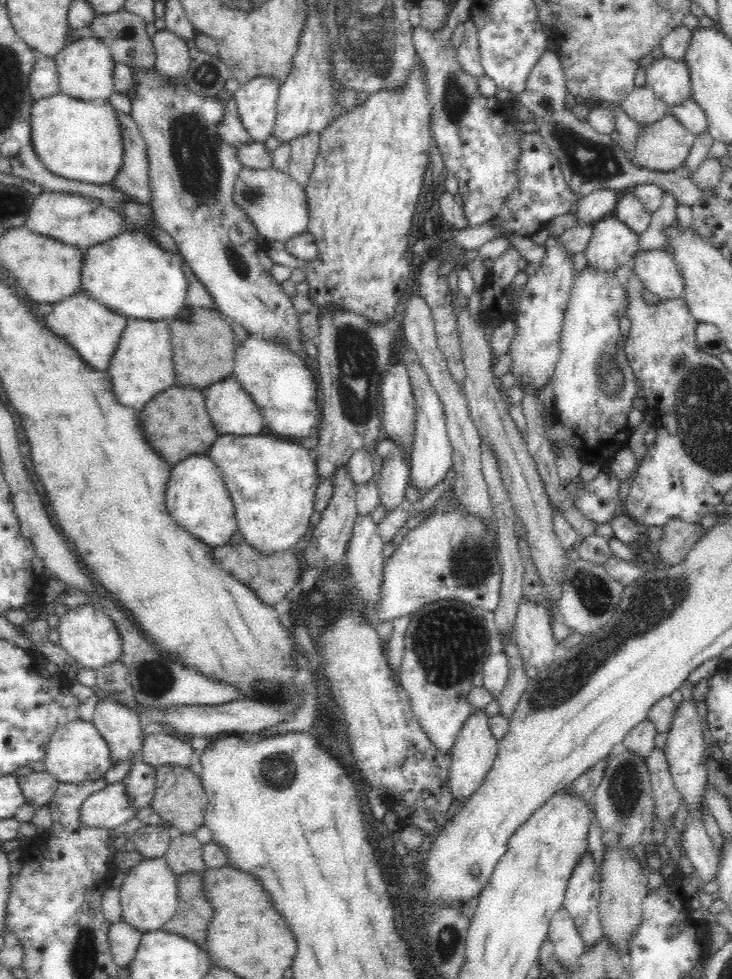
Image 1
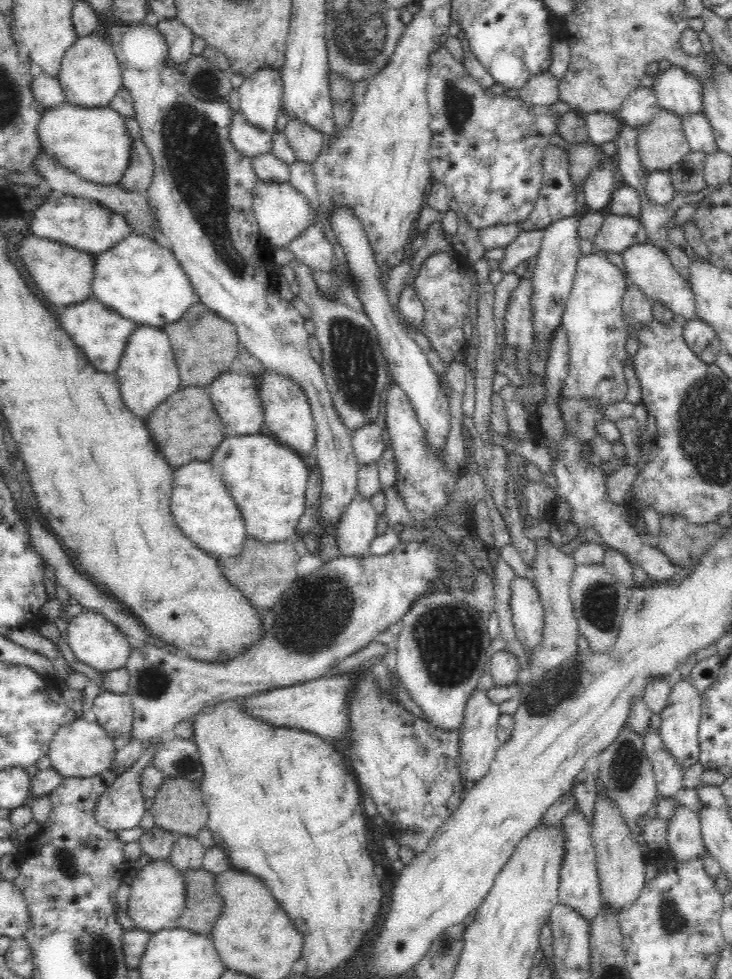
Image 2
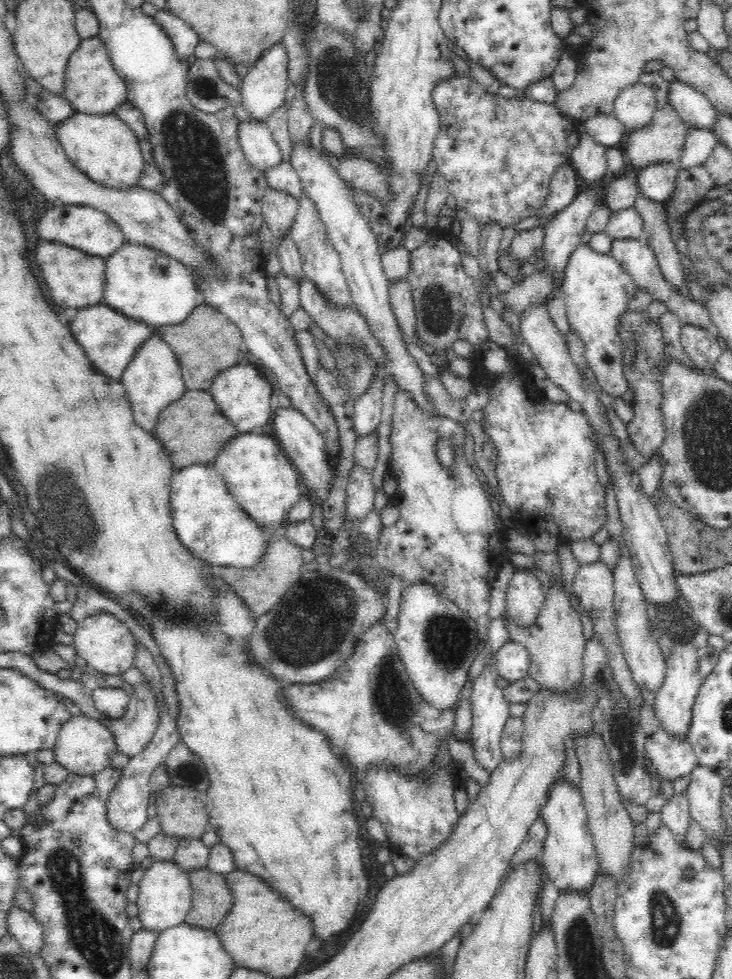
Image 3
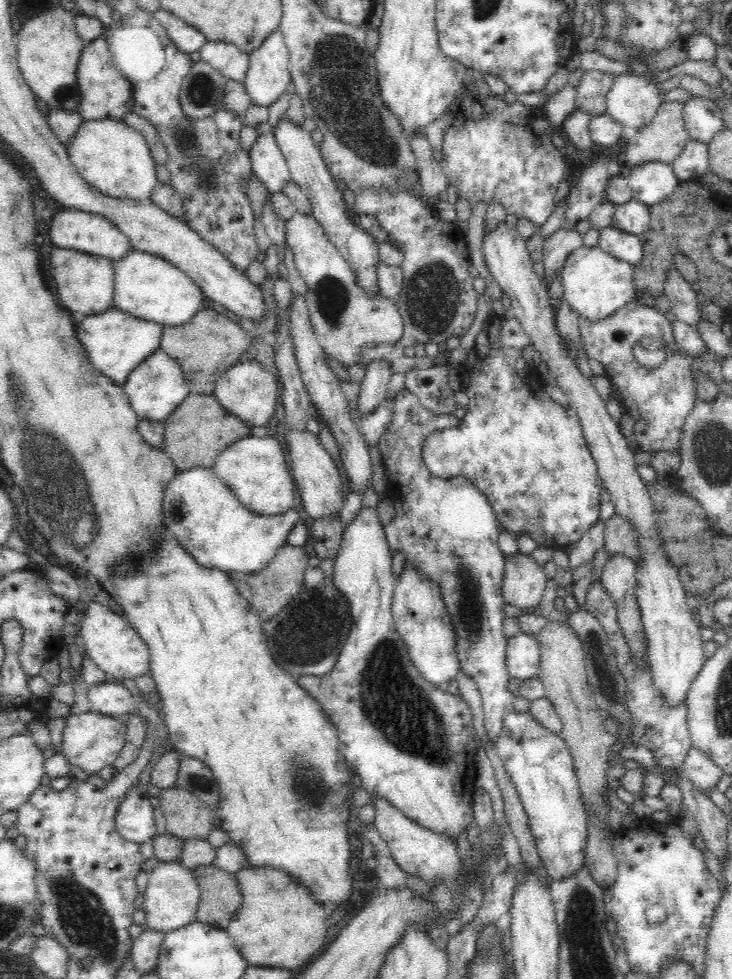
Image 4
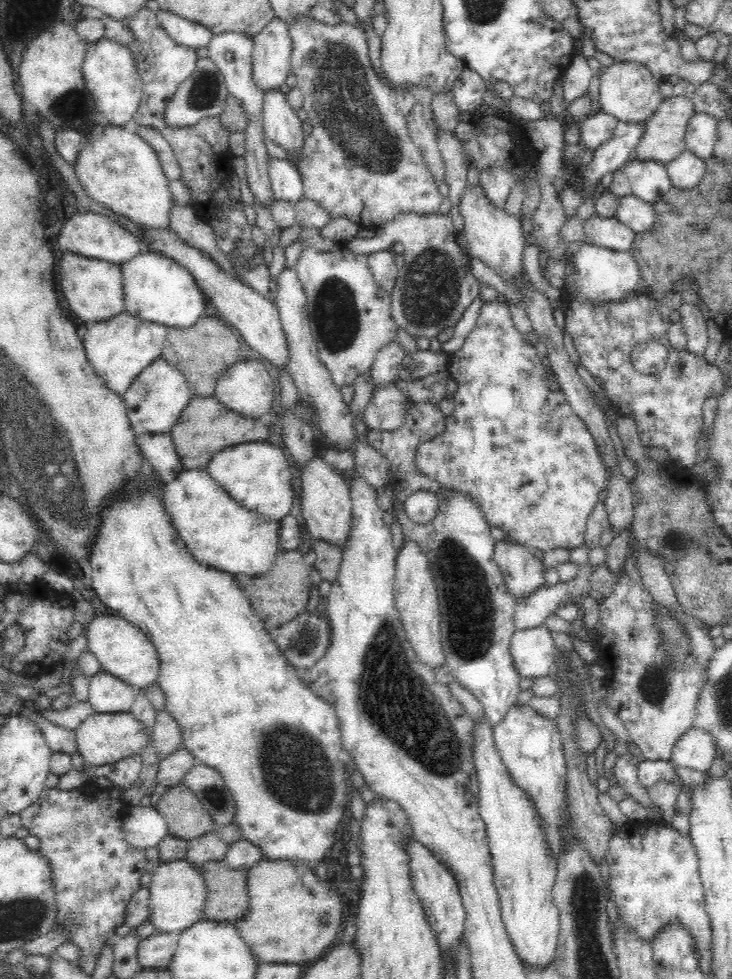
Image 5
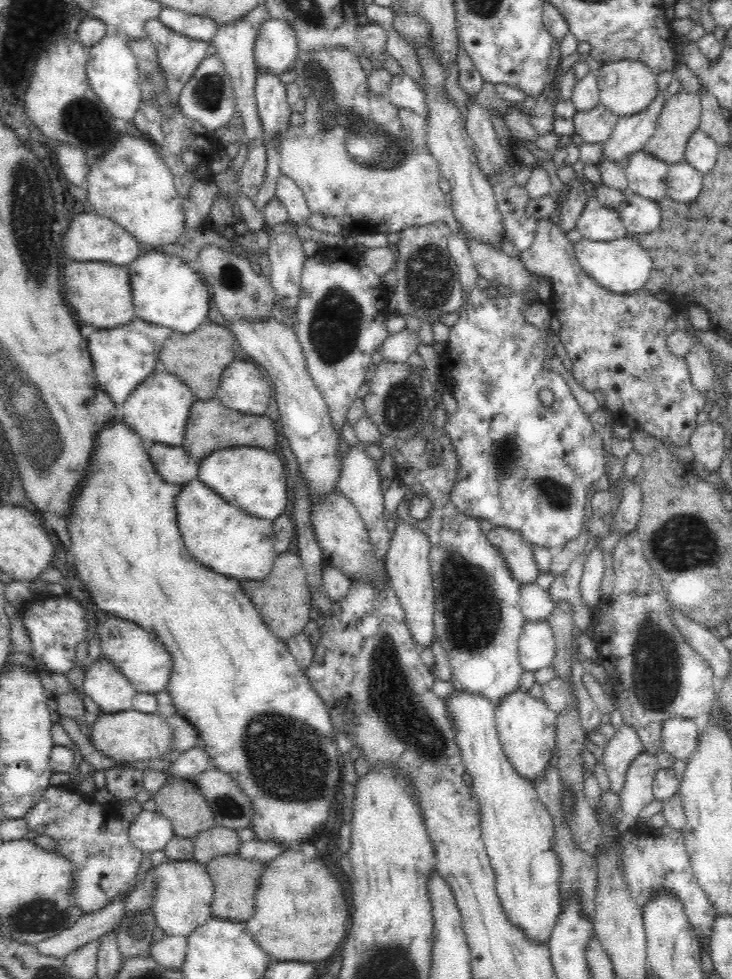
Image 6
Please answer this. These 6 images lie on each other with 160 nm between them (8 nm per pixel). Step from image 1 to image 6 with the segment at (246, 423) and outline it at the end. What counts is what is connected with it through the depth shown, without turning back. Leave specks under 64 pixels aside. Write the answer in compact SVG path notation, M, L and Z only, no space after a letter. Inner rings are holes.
M232 360L221 374L216 398L238 412L262 415L270 404L266 373L254 362Z

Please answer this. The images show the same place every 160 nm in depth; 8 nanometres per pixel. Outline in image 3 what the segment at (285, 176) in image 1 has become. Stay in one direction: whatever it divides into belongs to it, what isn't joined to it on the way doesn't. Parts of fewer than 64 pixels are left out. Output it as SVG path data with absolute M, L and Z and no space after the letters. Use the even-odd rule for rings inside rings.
M269 190L264 194L262 201L263 221L266 226L270 228L274 235L273 244L278 245L280 236L287 234L290 230L290 224L296 210L298 208L299 200L293 198L290 194L280 192L280 190Z

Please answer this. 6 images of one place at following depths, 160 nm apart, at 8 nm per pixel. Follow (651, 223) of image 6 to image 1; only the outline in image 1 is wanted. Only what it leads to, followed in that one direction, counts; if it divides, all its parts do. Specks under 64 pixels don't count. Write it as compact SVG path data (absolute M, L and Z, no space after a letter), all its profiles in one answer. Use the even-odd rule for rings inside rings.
M612 214L593 224L593 235L585 248L584 254L587 258L587 264L590 266L603 268L608 272L615 272L618 266L632 261L638 250L639 234L636 234L627 224L624 224Z

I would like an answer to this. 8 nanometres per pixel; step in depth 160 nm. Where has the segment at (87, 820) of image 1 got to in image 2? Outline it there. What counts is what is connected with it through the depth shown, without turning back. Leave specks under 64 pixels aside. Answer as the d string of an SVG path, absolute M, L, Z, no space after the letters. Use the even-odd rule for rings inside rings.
M158 743L144 748L144 752L138 756L138 760L130 765L128 770L122 771L116 780L107 786L107 789L100 795L96 804L96 820L100 826L108 831L118 832L140 826L145 814L145 796L141 789L141 774L144 768L151 764L154 758Z

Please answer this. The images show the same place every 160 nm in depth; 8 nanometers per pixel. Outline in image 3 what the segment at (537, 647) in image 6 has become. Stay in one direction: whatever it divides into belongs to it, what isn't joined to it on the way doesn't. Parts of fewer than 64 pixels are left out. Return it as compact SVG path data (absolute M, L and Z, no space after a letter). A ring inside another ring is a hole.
M509 640L495 654L498 675L509 682L529 676L530 659L527 648L520 642Z

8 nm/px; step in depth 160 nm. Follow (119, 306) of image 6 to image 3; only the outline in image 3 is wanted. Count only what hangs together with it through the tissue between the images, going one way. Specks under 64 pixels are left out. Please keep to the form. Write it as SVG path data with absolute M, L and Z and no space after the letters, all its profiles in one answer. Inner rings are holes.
M42 239L36 246L36 262L42 272L44 284L48 288L48 296L62 309L83 309L104 302L103 292L106 278L104 257Z

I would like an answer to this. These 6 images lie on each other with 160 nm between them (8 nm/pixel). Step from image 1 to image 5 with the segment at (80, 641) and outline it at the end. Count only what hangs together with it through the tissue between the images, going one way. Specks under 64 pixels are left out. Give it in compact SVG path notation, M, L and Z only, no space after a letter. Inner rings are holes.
M103 615L93 618L85 633L87 648L95 654L106 672L140 689L157 683L160 657L148 635L136 625L116 615Z

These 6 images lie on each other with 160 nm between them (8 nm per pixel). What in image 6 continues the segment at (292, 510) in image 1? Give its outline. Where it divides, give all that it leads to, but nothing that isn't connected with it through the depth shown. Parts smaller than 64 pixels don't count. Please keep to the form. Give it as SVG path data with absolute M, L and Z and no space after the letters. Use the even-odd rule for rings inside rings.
M235 446L214 450L199 461L197 478L228 504L249 515L273 521L287 513L290 489L286 486L284 466L276 453L253 446Z

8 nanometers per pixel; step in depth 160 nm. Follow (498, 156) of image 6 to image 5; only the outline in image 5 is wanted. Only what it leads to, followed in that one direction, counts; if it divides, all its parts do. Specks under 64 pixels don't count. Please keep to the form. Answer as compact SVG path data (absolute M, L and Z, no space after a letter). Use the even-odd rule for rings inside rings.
M488 166L480 170L479 180L486 197L496 208L506 205L510 190L516 183L511 170L505 166Z

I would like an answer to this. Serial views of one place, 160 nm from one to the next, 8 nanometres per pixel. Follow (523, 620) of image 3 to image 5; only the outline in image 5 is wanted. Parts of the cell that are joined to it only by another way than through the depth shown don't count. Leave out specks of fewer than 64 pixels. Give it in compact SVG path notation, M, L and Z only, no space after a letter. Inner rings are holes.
M505 539L495 542L494 553L496 563L504 574L508 593L512 594L517 600L529 596L533 591L537 590L538 586L545 584L544 572L546 568L543 566L543 562L531 554L530 548L526 548L526 546L515 541Z

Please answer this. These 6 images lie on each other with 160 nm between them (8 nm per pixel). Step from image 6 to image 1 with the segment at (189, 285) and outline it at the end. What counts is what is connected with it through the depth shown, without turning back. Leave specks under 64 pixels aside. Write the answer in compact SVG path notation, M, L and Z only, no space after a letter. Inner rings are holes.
M128 229L84 251L82 288L110 310L145 321L176 319L186 308L188 281L178 252L160 247L148 232Z

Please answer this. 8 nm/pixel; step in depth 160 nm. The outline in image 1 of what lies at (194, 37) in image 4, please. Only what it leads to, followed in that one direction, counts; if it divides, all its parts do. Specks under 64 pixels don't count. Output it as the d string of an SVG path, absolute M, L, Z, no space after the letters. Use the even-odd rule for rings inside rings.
M167 28L157 30L151 41L157 55L156 71L161 76L182 80L191 64L190 43Z

